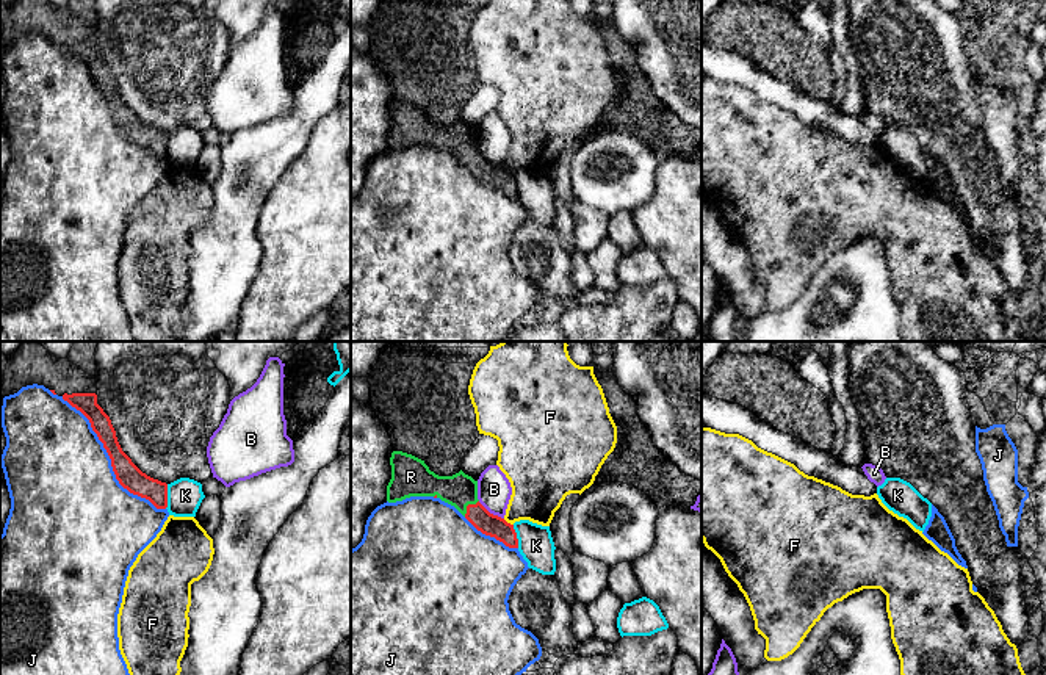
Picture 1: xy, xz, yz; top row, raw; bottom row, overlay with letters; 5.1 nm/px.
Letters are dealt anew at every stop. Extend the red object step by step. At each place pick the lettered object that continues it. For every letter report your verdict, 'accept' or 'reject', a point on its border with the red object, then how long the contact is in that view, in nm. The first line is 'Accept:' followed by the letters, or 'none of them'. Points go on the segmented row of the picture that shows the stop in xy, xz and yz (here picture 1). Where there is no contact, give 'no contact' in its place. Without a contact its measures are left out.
Accept: R
B: reject | xz (489, 512) | 160 nm
F: reject | xz (506, 522) | 70 nm
J: reject | xy (111, 461) | 800 nm
K: reject | xy (166, 497) | 130 nm
R: accept | xz (467, 506) | 120 nm

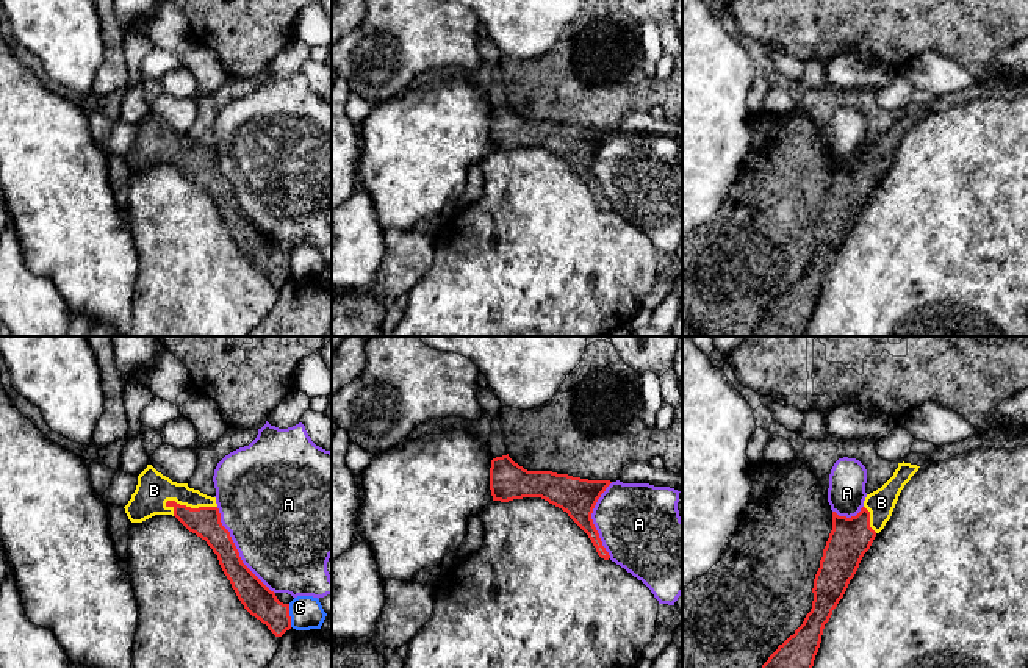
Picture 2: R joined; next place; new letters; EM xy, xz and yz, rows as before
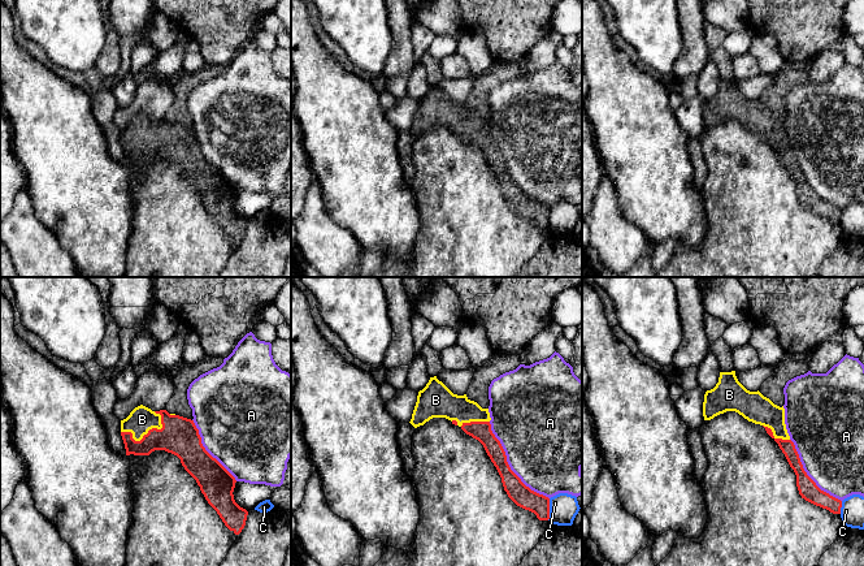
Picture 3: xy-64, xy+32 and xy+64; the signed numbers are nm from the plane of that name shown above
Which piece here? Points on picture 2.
Accept: B
A: reject | xy (237, 551) | 550 nm
B: accept | xy (190, 507) | 280 nm
C: reject | xy (288, 615) | 120 nm

